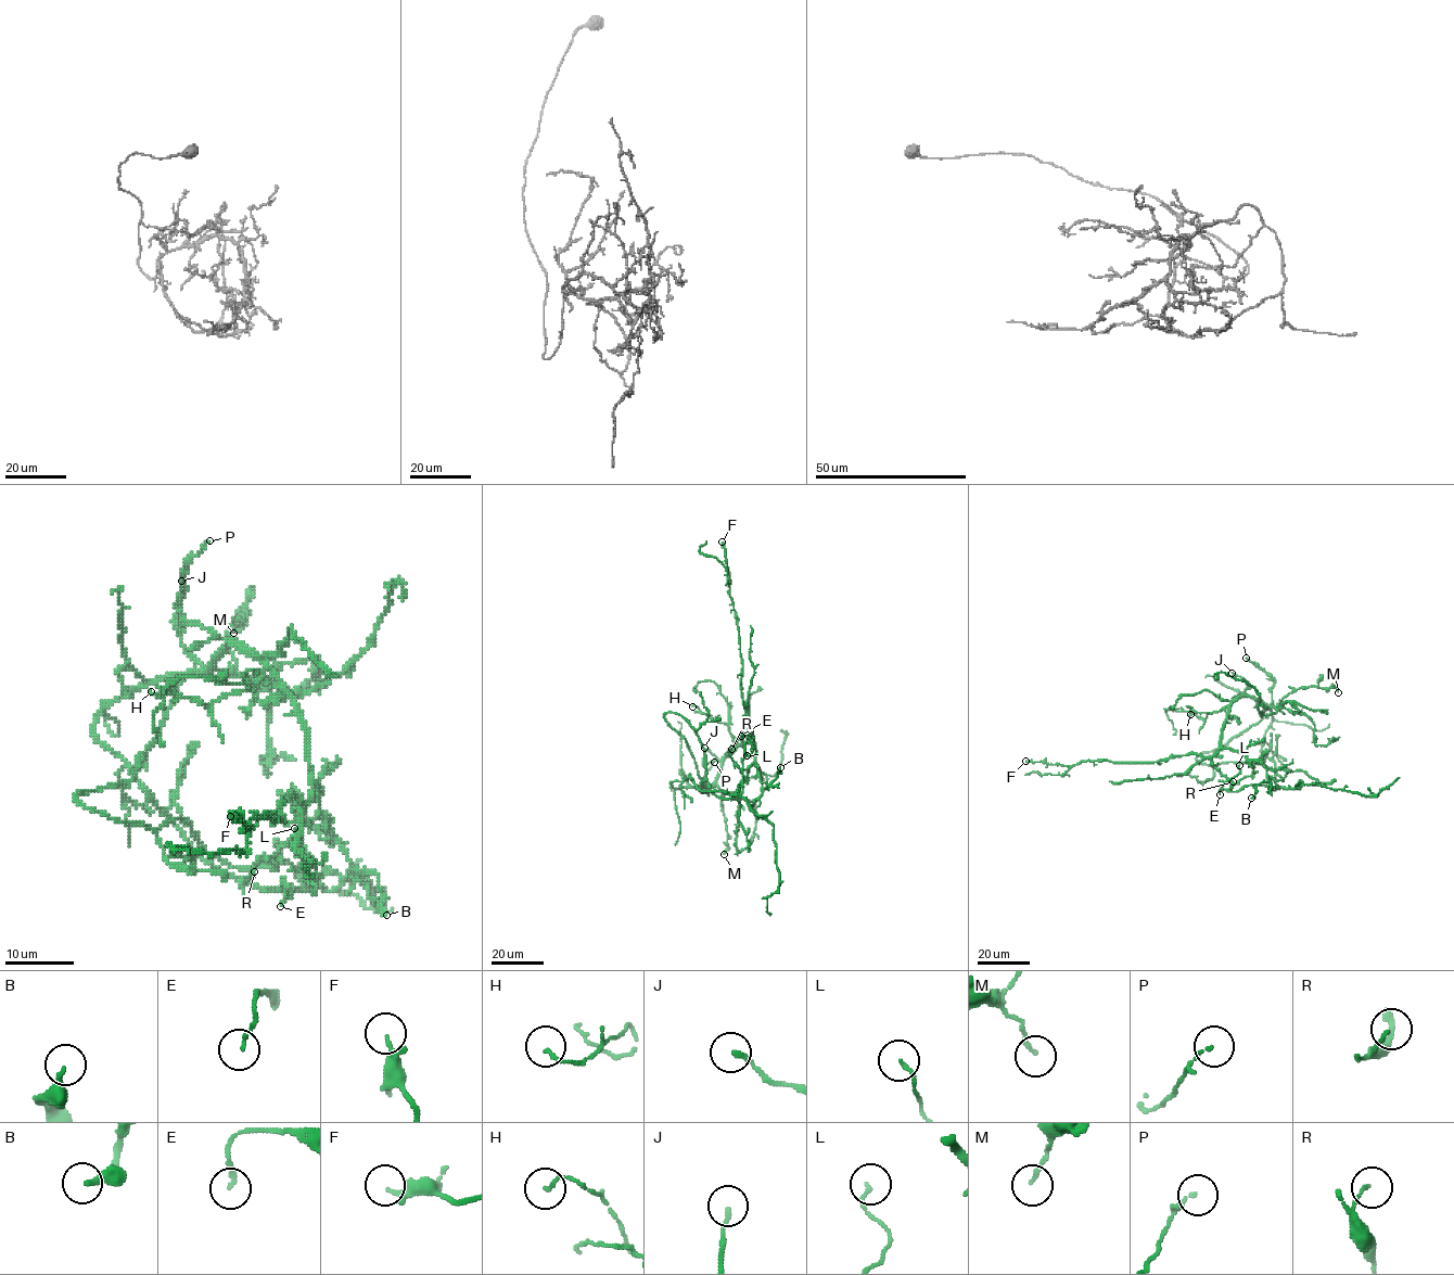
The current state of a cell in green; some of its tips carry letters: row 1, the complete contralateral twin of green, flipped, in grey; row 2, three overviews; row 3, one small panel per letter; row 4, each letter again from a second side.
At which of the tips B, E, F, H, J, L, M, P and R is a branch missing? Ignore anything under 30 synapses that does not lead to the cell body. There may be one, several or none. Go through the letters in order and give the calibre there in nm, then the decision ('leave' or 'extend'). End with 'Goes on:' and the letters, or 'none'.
B: calibre 280 nm; leave
E: calibre 120 nm; leave
F: calibre 160 nm; leave
H: calibre 110 nm; leave
J: calibre 140 nm; leave
L: calibre 130 nm; leave
M: calibre 130 nm; leave
P: calibre 80 nm; leave
R: calibre 100 nm; leave
Goes on: none

